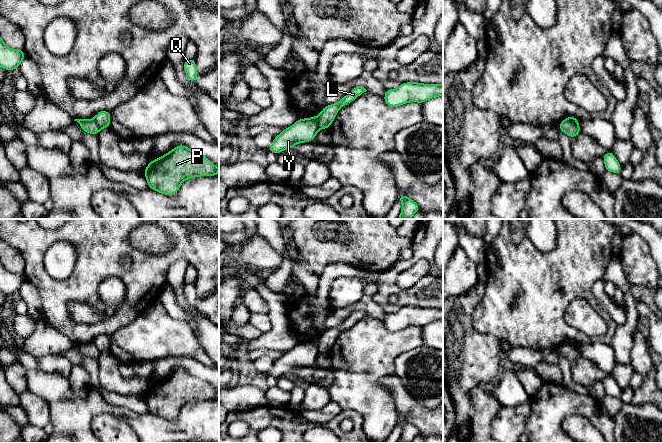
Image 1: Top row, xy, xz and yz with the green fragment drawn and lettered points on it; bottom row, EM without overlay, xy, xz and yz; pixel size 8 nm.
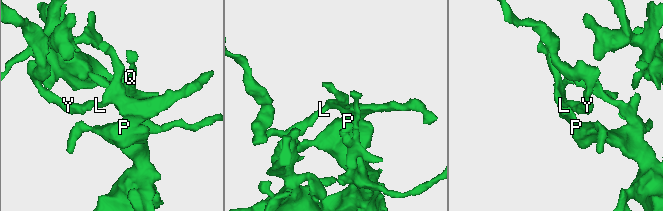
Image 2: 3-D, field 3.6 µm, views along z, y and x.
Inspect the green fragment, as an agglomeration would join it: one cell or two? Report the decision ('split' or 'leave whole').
split

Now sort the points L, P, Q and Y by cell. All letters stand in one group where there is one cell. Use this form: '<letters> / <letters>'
L P Q / Y

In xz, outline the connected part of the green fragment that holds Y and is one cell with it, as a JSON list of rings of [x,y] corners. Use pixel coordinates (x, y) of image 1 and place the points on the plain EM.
[[[319,339],[298,343],[293,349],[285,352],[279,359],[274,361],[267,375],[280,378],[283,374],[293,373],[295,368],[313,365],[319,354],[318,345]]]

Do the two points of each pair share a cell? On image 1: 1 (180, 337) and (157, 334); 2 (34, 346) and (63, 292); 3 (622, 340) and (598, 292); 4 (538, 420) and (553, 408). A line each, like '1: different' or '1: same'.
1: same
2: different
3: different
4: same

